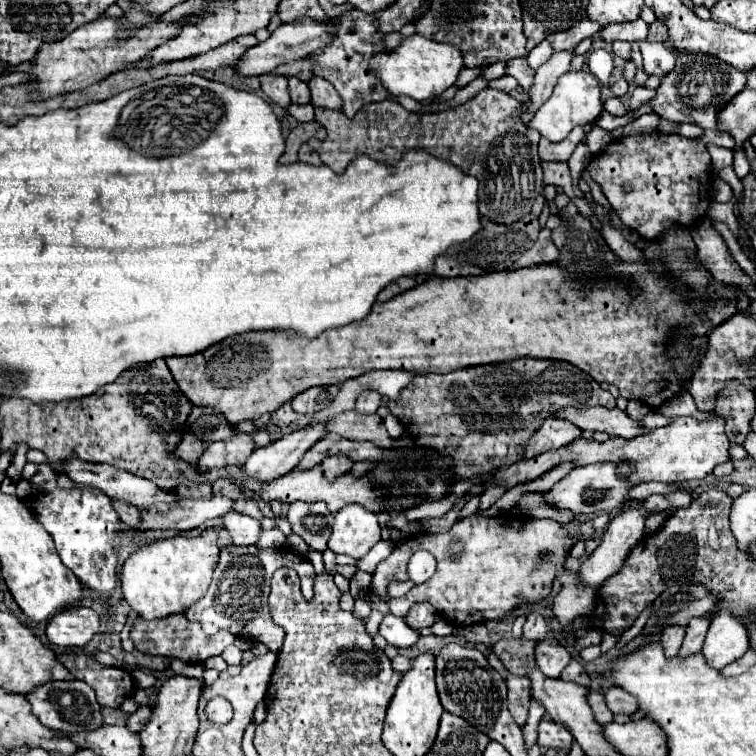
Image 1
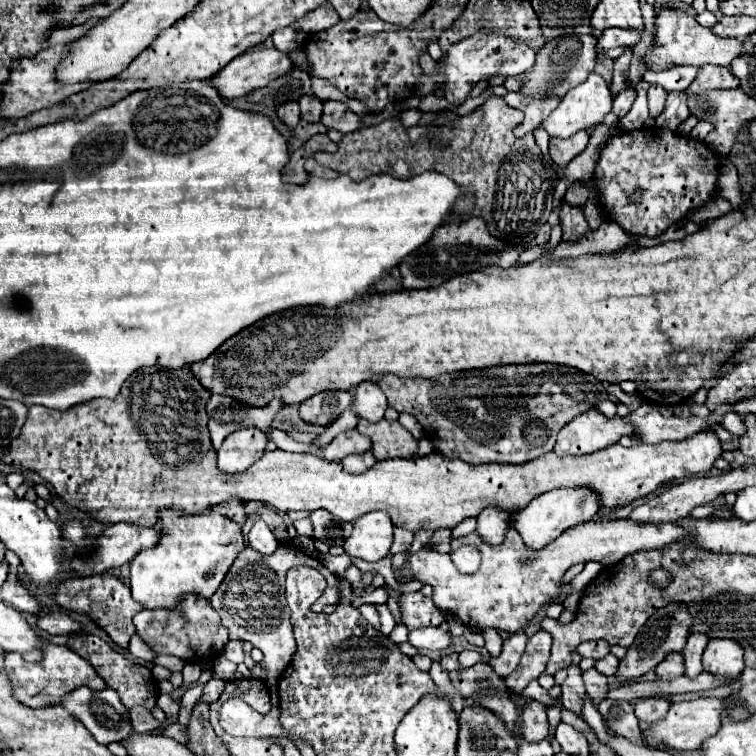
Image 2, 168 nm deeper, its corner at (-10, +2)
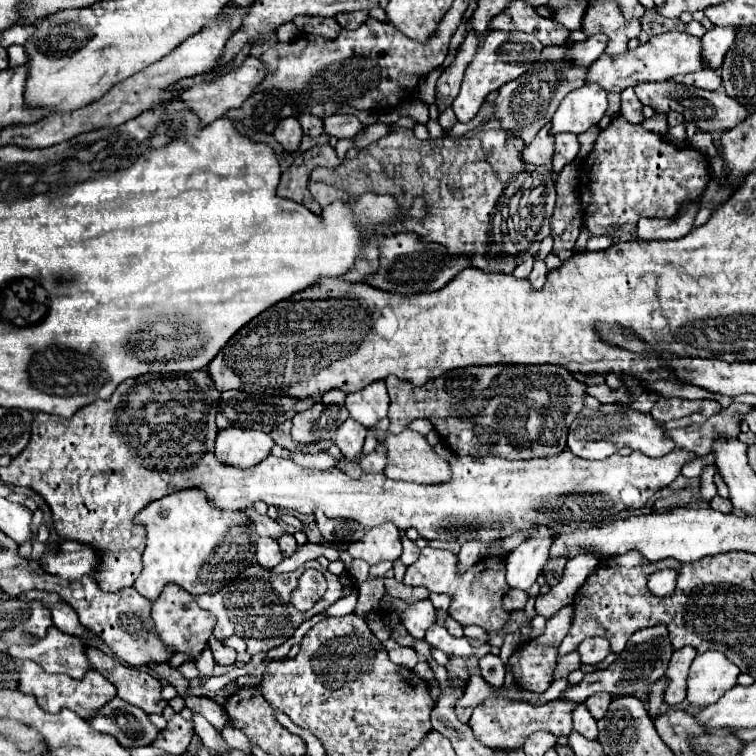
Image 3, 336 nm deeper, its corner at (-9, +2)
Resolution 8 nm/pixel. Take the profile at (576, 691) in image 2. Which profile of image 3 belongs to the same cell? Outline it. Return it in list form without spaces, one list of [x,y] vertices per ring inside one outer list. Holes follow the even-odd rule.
[[[579,703],[573,709],[573,729],[577,733],[581,733],[583,737],[597,739],[597,721],[591,717],[591,713],[587,711],[585,703]]]

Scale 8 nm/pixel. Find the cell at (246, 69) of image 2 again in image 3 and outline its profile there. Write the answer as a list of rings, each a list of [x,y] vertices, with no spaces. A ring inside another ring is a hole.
[[[249,55],[241,65],[237,65],[235,69],[231,69],[231,73],[225,73],[223,77],[207,77],[207,81],[203,81],[203,77],[189,77],[187,81],[181,81],[179,85],[185,91],[179,97],[187,105],[191,105],[191,109],[195,109],[195,113],[199,113],[199,119],[203,123],[211,123],[211,121],[223,117],[229,109],[241,107],[265,77],[267,77],[267,65],[261,59]]]

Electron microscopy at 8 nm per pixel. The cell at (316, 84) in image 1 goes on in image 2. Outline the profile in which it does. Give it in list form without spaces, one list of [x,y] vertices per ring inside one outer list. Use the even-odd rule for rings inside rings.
[[[326,101],[324,103],[324,113],[322,113],[322,123],[328,129],[336,129],[340,133],[352,133],[360,129],[360,117],[340,101]]]

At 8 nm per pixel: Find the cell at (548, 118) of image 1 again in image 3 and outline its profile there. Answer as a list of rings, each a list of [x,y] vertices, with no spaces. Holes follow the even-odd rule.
[[[585,83],[583,87],[571,91],[563,99],[563,103],[559,105],[557,113],[551,119],[551,133],[557,135],[557,133],[567,133],[569,131],[569,133],[577,133],[579,135],[579,133],[587,131],[591,125],[597,125],[601,121],[601,117],[605,115],[605,111],[607,111],[607,91],[601,89],[595,83]]]

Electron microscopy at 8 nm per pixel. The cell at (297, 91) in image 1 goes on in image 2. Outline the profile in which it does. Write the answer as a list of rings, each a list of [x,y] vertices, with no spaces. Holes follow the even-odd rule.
[[[304,95],[300,101],[300,111],[302,111],[302,119],[308,123],[318,123],[322,117],[322,101],[316,97],[308,97]]]

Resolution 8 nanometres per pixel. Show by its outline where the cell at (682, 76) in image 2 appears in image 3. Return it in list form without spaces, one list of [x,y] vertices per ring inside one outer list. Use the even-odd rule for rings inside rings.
[[[701,69],[701,71],[695,71],[695,73],[675,75],[673,81],[681,83],[681,85],[701,87],[701,89],[719,89],[721,87],[721,77],[717,75],[715,69]]]

